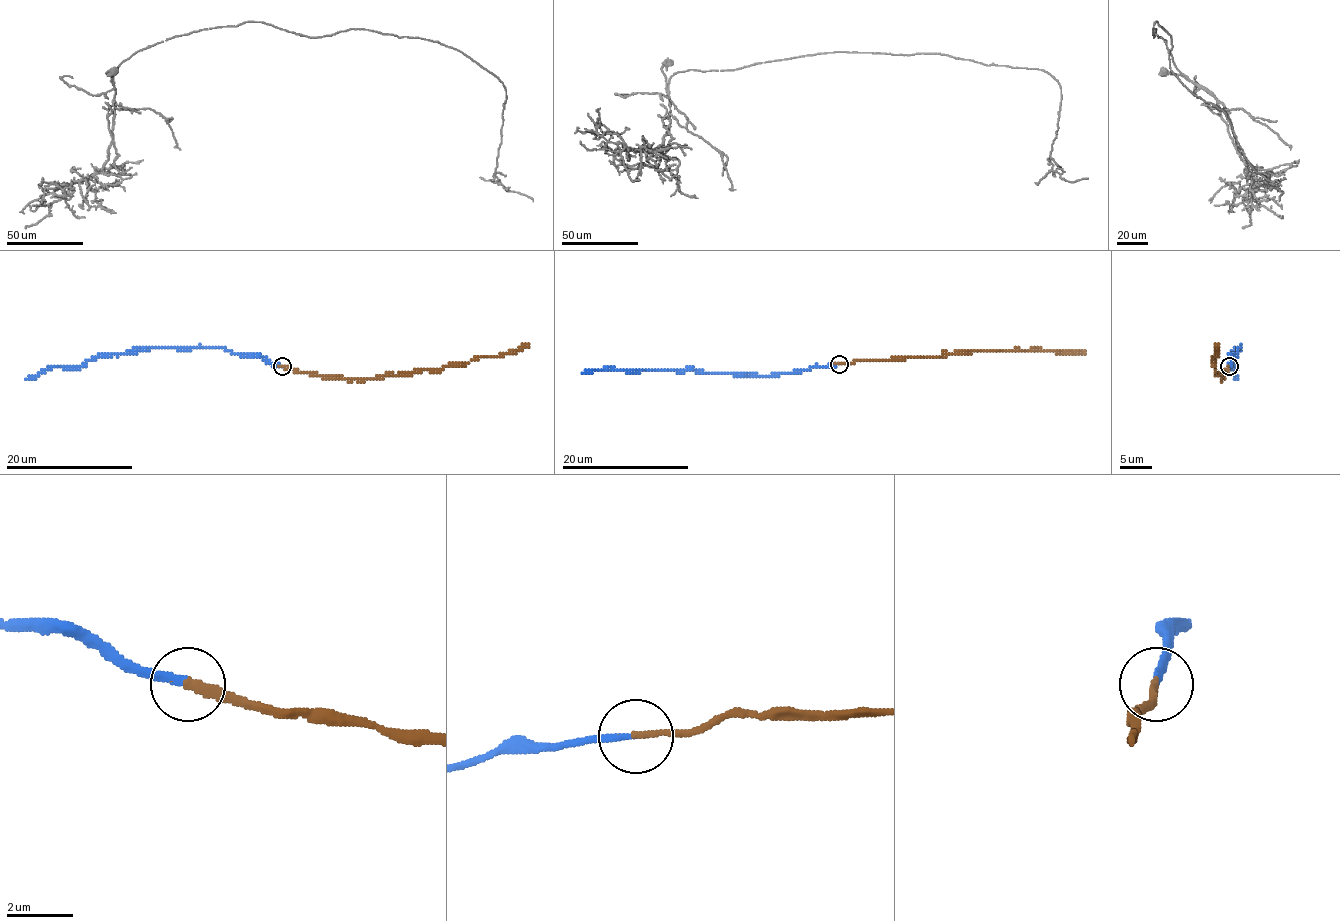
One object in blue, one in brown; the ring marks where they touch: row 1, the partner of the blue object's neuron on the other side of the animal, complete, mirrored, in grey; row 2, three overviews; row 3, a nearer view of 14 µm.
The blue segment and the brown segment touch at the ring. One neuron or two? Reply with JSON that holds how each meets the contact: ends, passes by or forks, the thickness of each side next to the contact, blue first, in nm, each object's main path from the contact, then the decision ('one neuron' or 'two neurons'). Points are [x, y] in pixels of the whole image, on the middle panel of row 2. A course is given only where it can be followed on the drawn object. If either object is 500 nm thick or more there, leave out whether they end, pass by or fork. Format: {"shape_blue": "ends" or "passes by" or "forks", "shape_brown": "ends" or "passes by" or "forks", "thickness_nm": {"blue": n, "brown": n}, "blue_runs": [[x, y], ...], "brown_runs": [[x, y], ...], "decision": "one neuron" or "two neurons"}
{"shape_blue": "ends", "shape_brown": "ends", "thickness_nm": {"blue": 200, "brown": 220}, "blue_runs": [[839, 364], [769, 375], [700, 372], [692, 369], [591, 369], [583, 374]], "brown_runs": [[839, 364], [905, 356], [1024, 350], [1084, 353]], "decision": "one neuron"}

